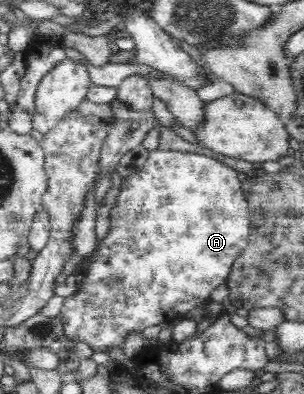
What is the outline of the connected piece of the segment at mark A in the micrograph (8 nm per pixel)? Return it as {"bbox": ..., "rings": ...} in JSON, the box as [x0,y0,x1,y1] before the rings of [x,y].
{"bbox":[60,149,251,351],"rings":[[[160,149],[152,151],[140,172],[123,180],[117,206],[111,210],[110,214],[111,229],[107,238],[100,244],[100,254],[93,260],[85,275],[79,278],[76,293],[65,298],[60,313],[64,319],[64,338],[70,343],[83,340],[89,342],[95,351],[106,351],[110,344],[123,342],[128,331],[142,331],[147,326],[176,321],[205,301],[210,296],[210,292],[226,280],[234,261],[244,248],[248,247],[247,243],[250,241],[251,213],[244,197],[242,184],[235,170],[212,157],[182,151],[160,151]]]}

